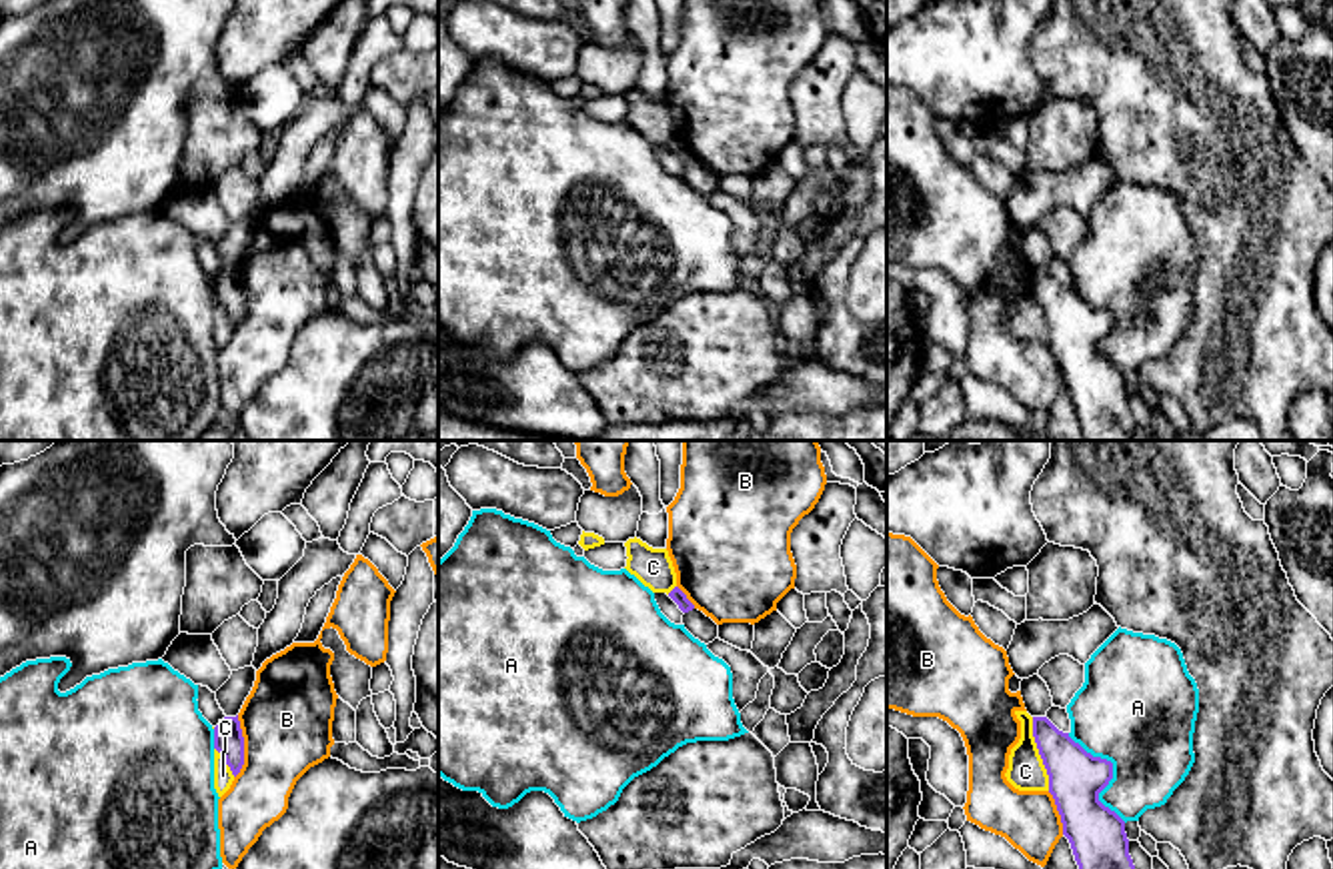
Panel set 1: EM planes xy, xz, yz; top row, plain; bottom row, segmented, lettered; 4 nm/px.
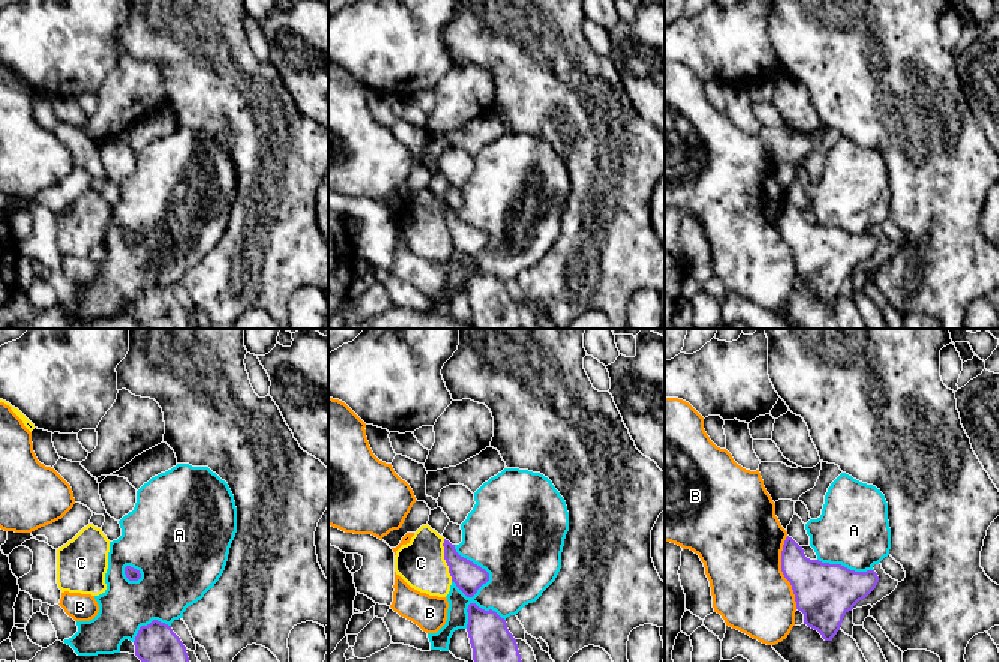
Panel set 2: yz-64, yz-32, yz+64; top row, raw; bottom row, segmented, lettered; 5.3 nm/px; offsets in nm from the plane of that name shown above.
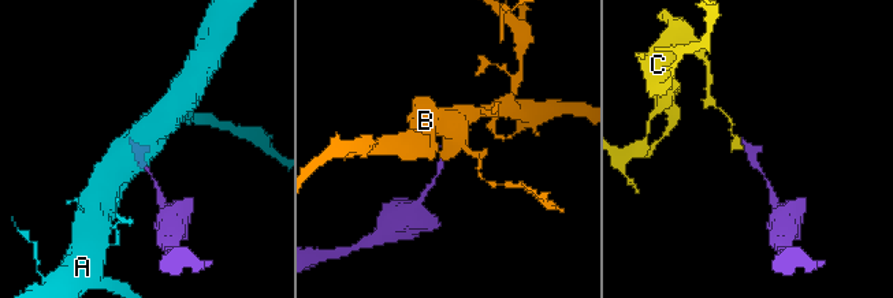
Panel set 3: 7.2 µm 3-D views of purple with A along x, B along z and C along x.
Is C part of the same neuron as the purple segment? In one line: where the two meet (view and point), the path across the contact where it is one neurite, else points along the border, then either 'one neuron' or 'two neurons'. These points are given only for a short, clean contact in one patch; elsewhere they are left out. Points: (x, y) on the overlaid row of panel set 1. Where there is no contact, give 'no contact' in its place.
yz (1039, 753) | along yz (1031, 717), (1031, 735), (1049, 789) | two neurons

